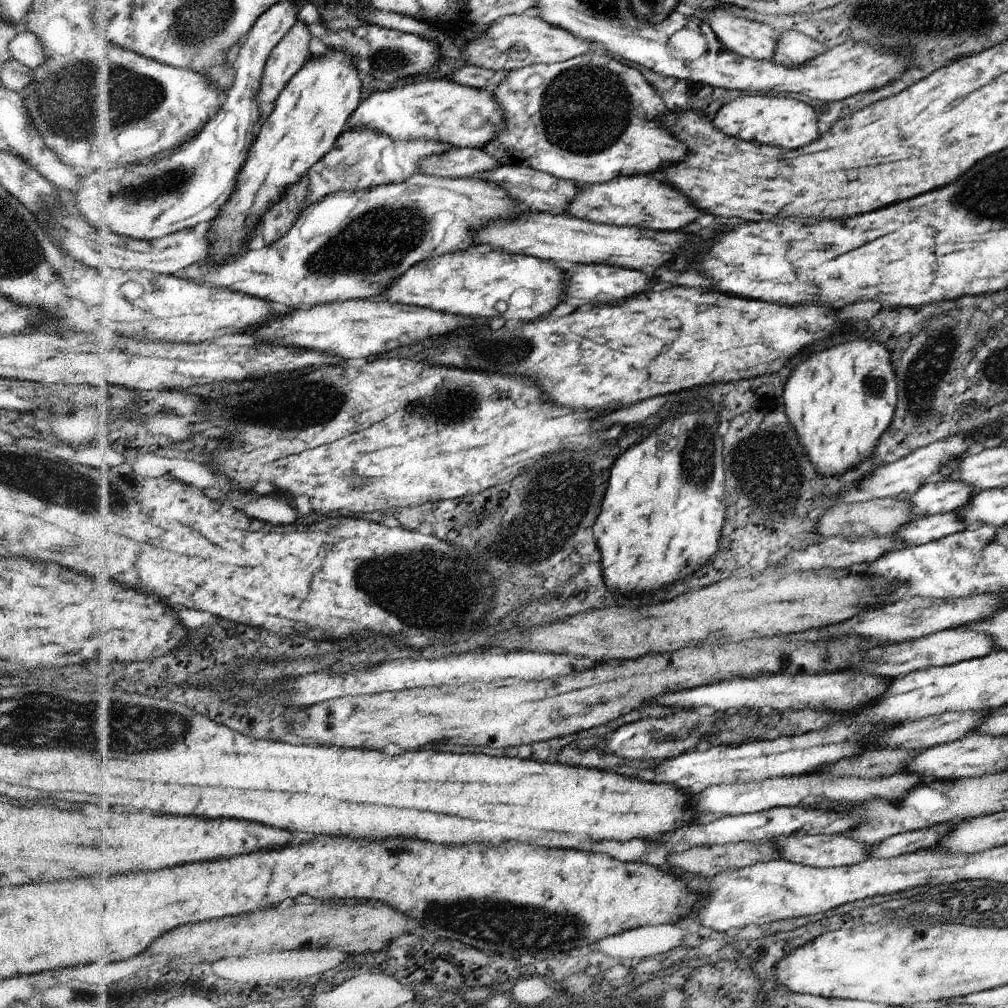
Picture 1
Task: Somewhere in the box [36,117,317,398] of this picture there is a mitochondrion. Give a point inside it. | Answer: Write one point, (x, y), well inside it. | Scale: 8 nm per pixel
(166, 183)

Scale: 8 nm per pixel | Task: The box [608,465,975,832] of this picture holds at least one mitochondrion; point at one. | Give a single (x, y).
(746, 494)

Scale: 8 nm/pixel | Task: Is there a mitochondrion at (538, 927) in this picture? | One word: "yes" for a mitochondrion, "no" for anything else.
yes

